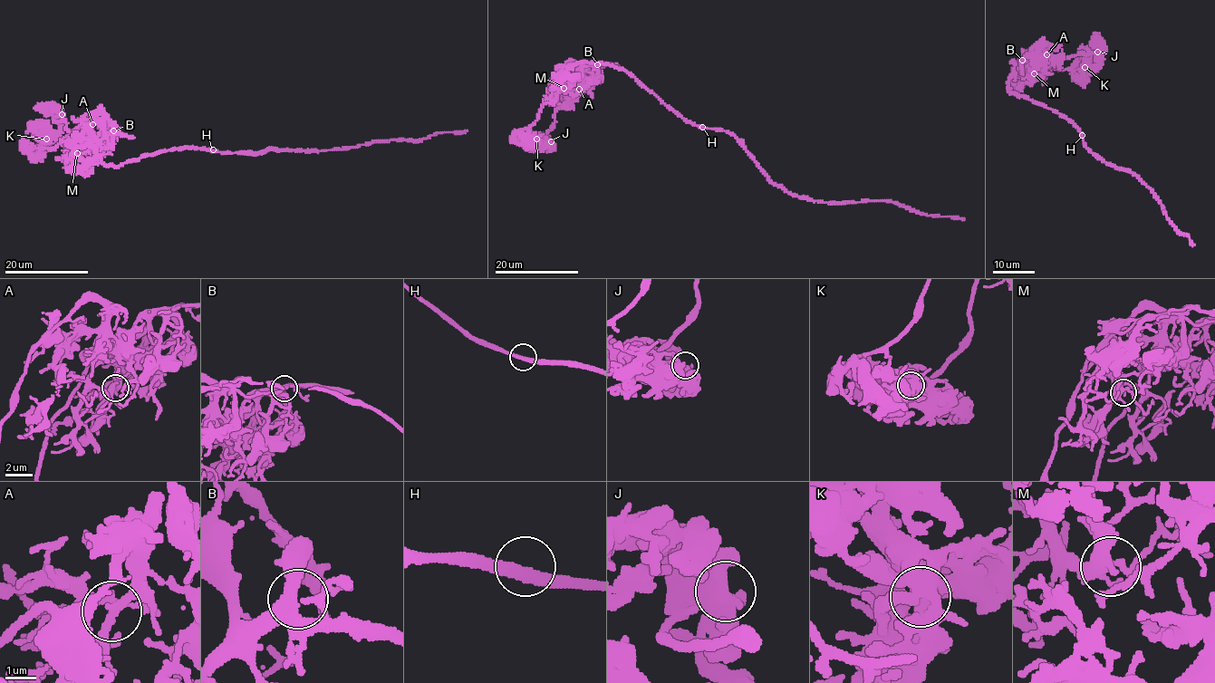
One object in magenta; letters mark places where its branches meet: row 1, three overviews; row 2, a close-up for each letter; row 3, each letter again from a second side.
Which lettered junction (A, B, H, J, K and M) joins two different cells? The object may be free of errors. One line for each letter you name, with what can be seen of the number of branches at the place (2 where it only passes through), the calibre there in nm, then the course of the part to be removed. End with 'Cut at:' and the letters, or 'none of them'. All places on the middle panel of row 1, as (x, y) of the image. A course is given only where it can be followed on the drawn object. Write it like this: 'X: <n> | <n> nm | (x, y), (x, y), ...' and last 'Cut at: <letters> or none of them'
K: 4 | 600 nm | (536, 139), (549, 149), (543, 137), (576, 75), (591, 65), (619, 66)
Cut at: K

